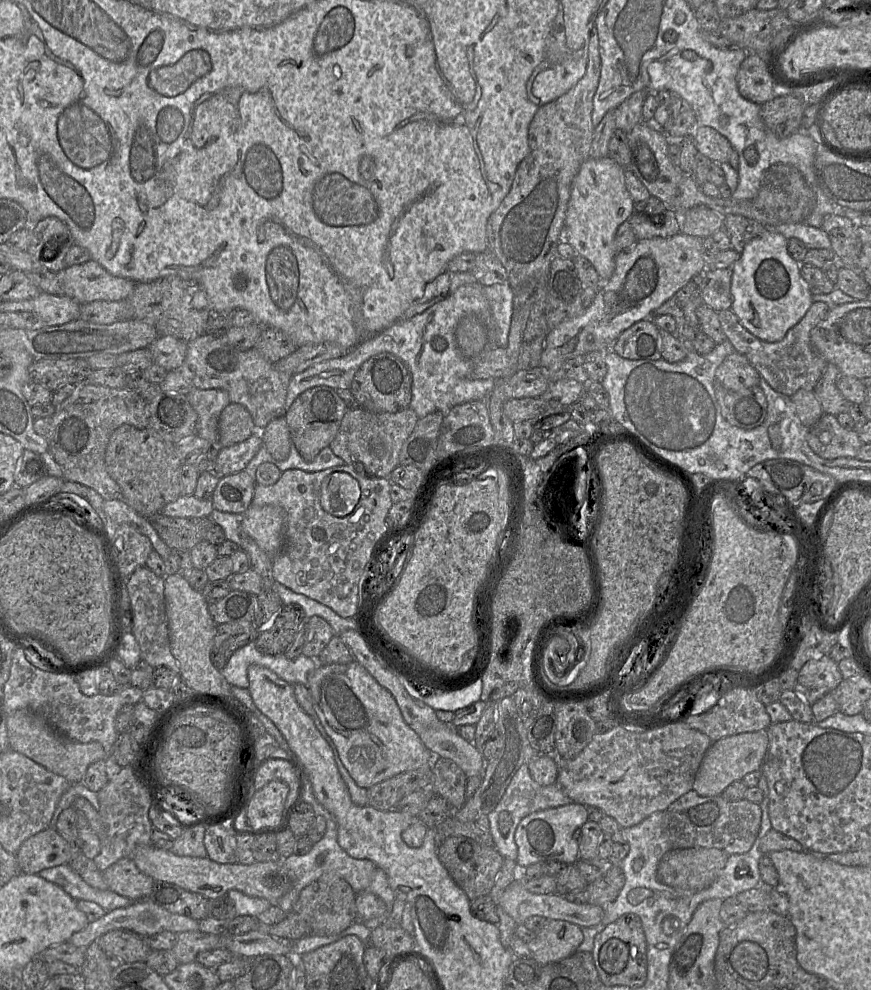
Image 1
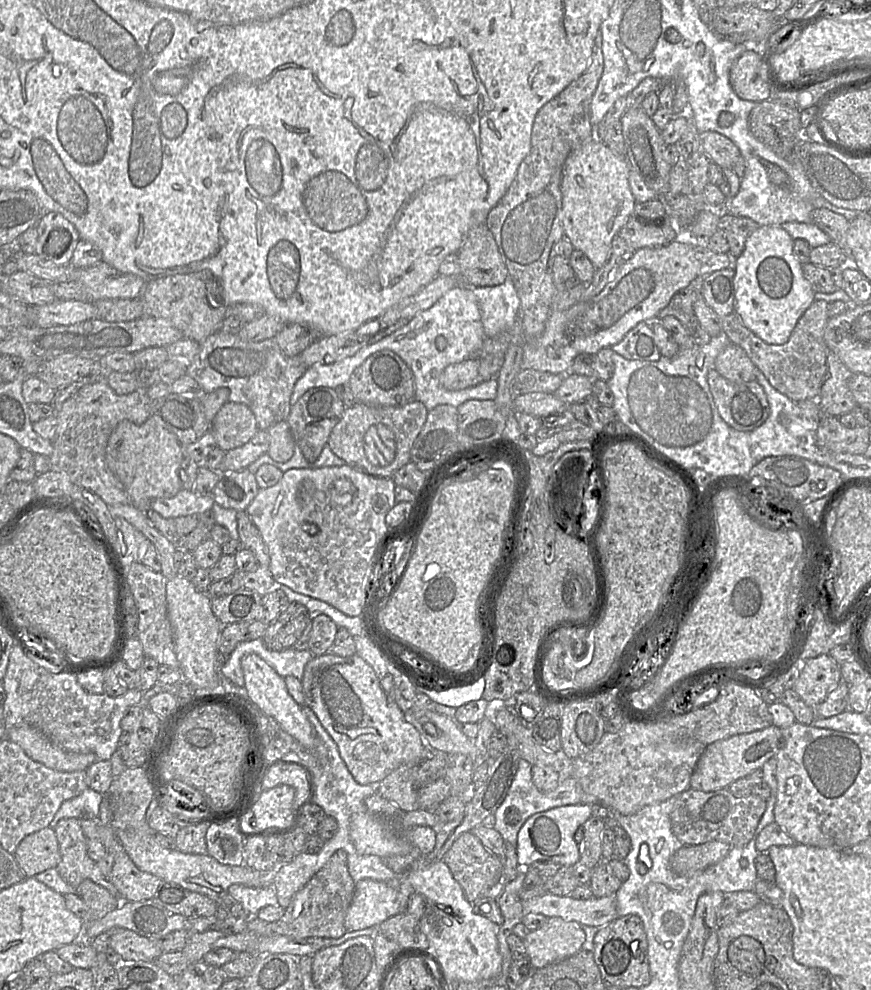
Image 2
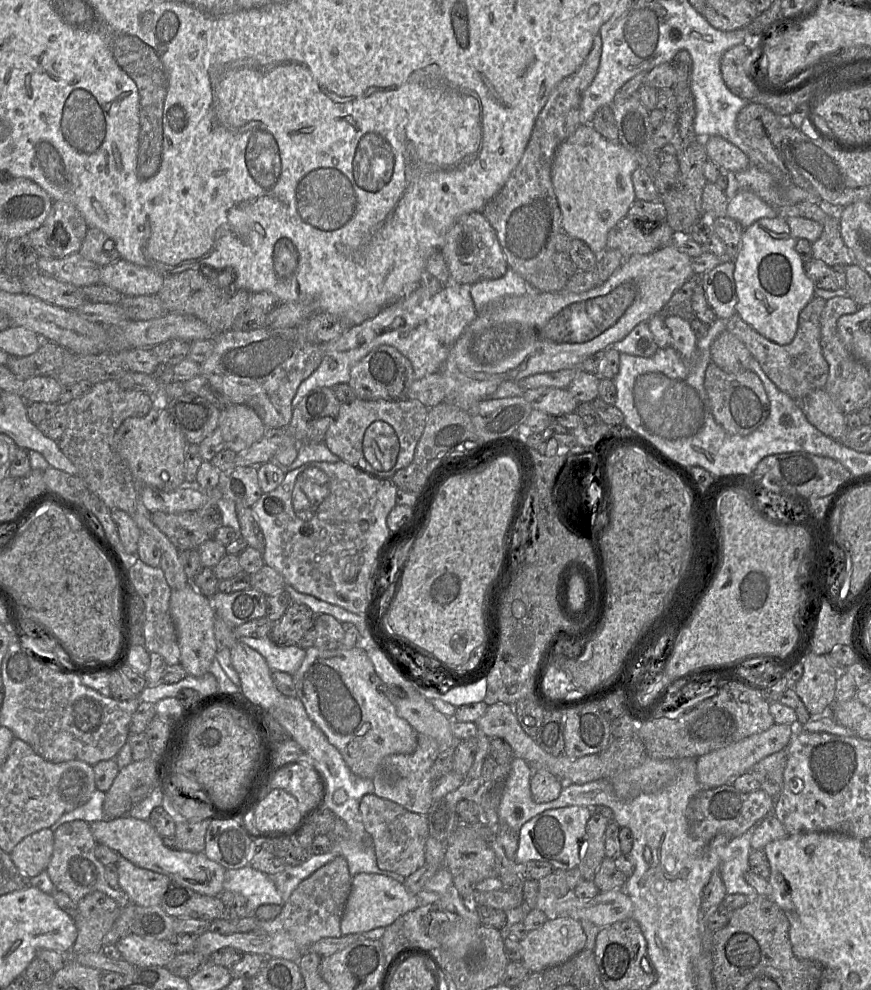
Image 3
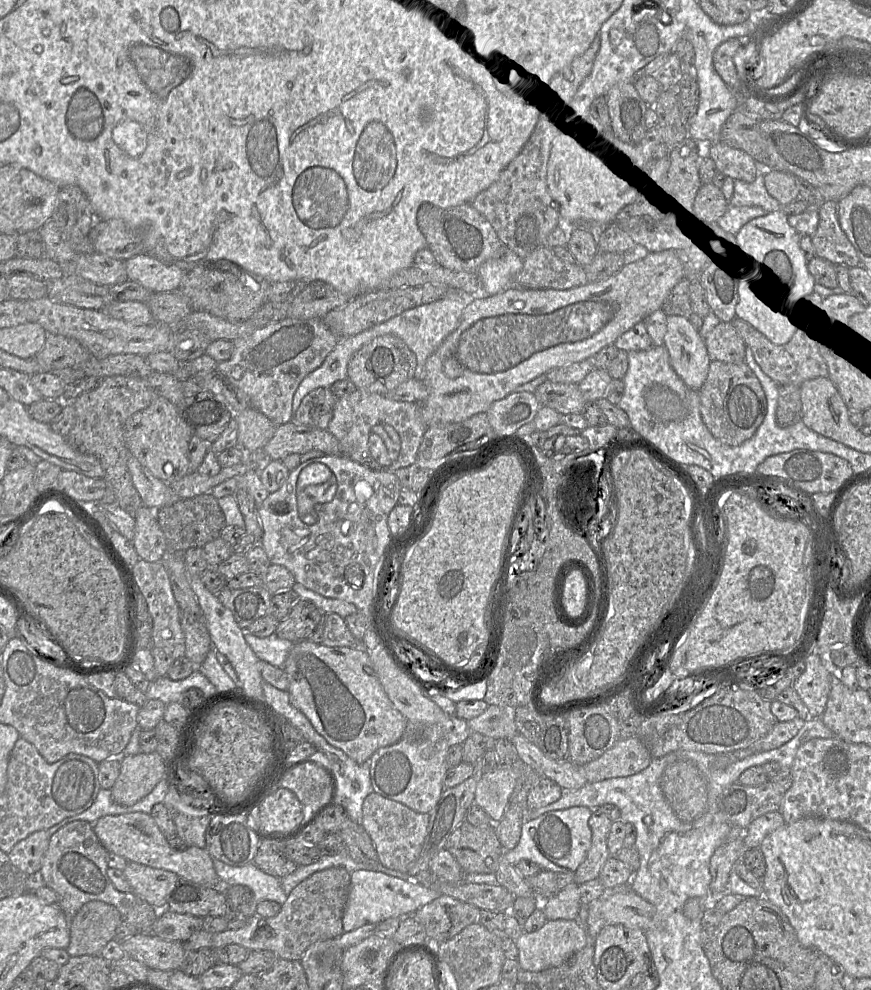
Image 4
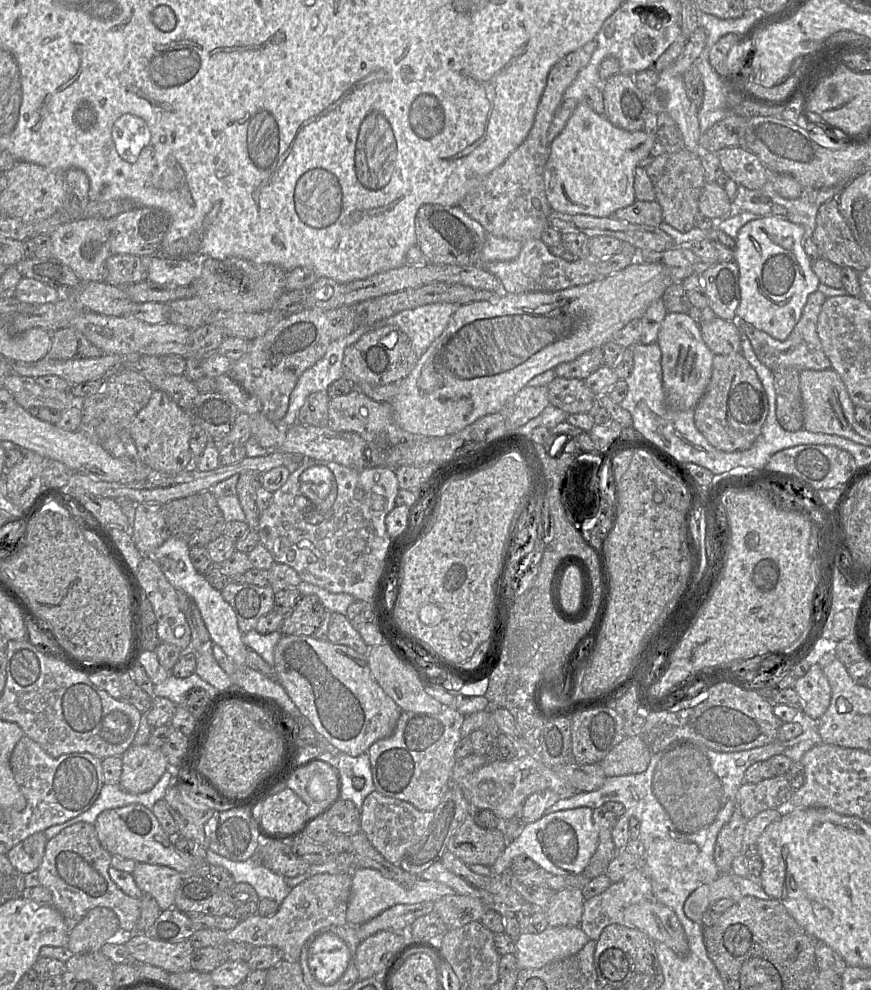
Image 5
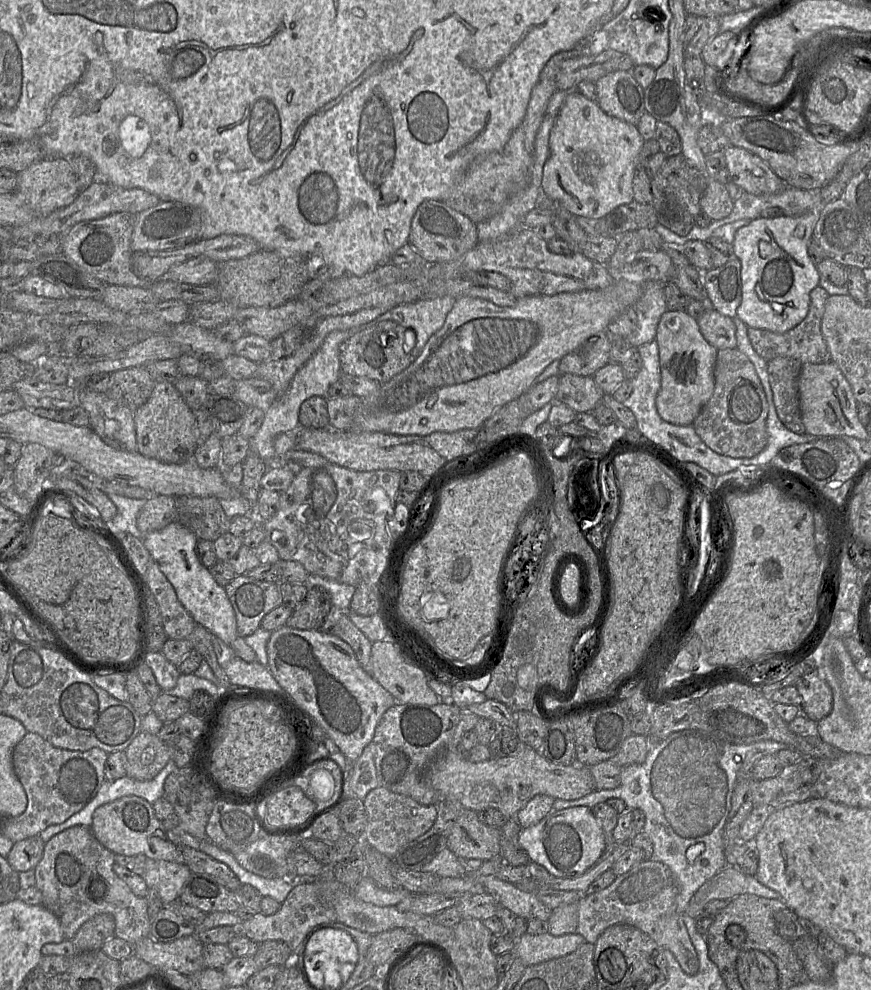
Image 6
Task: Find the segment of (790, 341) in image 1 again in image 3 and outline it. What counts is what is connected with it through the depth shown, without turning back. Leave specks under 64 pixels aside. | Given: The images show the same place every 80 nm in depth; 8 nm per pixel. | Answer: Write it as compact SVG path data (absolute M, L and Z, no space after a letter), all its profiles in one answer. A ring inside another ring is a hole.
M813 297L799 315L794 339L787 345L778 345L755 331L738 314L724 320L726 330L736 336L749 350L767 377L776 387L797 402L803 401L812 392L823 389L829 374L829 365L821 349L820 316L826 300Z

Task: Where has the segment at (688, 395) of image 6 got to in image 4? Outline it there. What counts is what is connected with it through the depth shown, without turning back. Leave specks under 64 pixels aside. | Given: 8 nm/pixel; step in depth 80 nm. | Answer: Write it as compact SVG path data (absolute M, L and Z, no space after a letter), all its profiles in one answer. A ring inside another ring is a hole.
M667 316L666 347L671 366L684 384L695 391L703 386L709 371L711 359L704 339L688 318Z

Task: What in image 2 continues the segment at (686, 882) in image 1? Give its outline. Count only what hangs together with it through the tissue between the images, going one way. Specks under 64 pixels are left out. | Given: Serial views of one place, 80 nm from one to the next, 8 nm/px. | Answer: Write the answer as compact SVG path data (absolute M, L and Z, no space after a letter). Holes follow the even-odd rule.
M722 841L682 846L671 856L670 867L679 876L692 877L718 863L730 849L731 846Z

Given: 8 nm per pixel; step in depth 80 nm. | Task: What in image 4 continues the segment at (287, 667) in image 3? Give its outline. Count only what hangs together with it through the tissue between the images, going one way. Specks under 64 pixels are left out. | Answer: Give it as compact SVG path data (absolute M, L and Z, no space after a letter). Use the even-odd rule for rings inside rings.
M244 631L244 640L260 660L283 670L285 660L294 646L293 642L280 638L276 633L258 638Z

